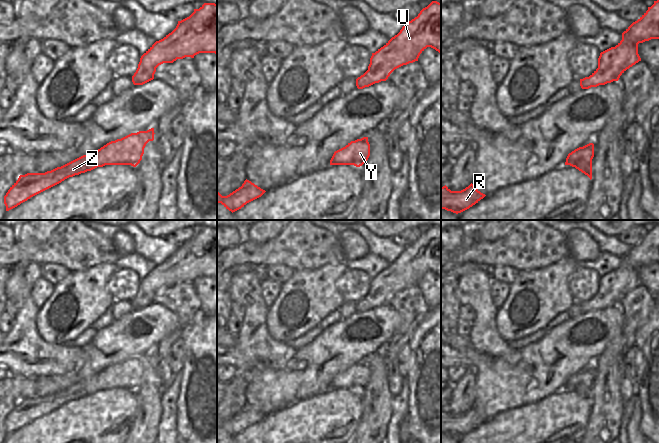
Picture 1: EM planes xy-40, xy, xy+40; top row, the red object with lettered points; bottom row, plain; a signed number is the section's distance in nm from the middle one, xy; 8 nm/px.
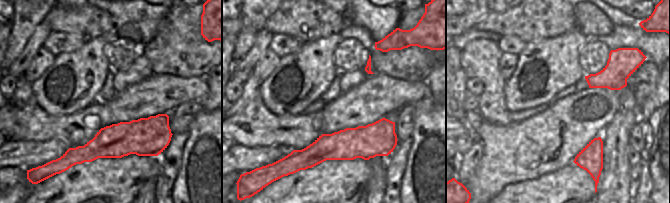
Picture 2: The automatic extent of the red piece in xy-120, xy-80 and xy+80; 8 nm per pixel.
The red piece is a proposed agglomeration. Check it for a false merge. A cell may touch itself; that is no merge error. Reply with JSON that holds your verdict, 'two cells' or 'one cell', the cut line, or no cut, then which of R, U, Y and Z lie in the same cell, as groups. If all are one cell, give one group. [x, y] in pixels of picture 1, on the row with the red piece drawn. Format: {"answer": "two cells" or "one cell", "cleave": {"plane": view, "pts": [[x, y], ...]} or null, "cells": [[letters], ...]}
{"answer": "two cells", "cleave": {"plane": "xy+40", "pts": [[591, 160], [577, 161], [570, 165]]}, "cells": [["R", "Y", "Z"], ["U"]]}

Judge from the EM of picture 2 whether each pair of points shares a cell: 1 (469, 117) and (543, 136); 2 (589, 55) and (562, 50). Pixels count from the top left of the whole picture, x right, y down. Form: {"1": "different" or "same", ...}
{"1": "same", "2": "different"}

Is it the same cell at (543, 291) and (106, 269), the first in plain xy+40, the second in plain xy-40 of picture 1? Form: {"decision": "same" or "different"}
{"decision": "same"}

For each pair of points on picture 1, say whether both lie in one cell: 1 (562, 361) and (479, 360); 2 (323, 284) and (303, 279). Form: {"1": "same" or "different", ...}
{"1": "same", "2": "same"}

